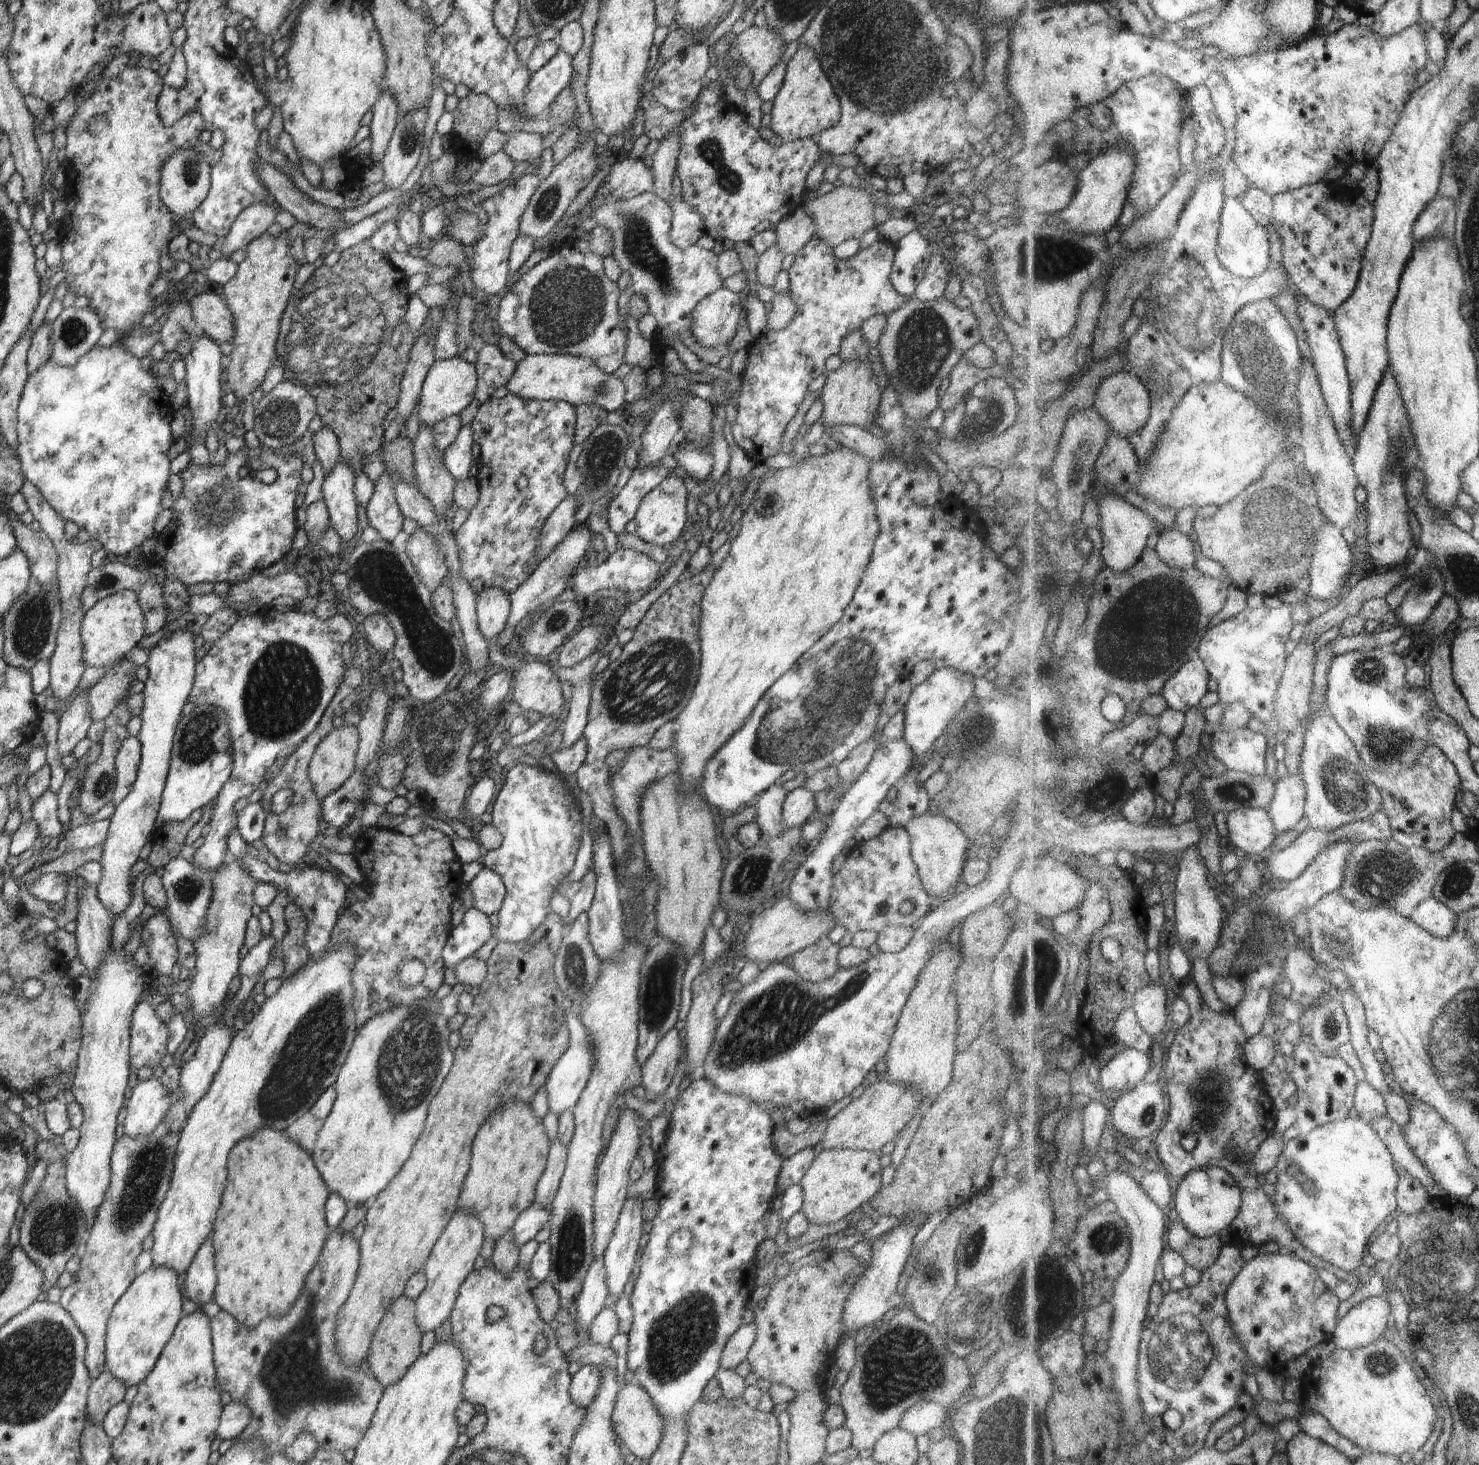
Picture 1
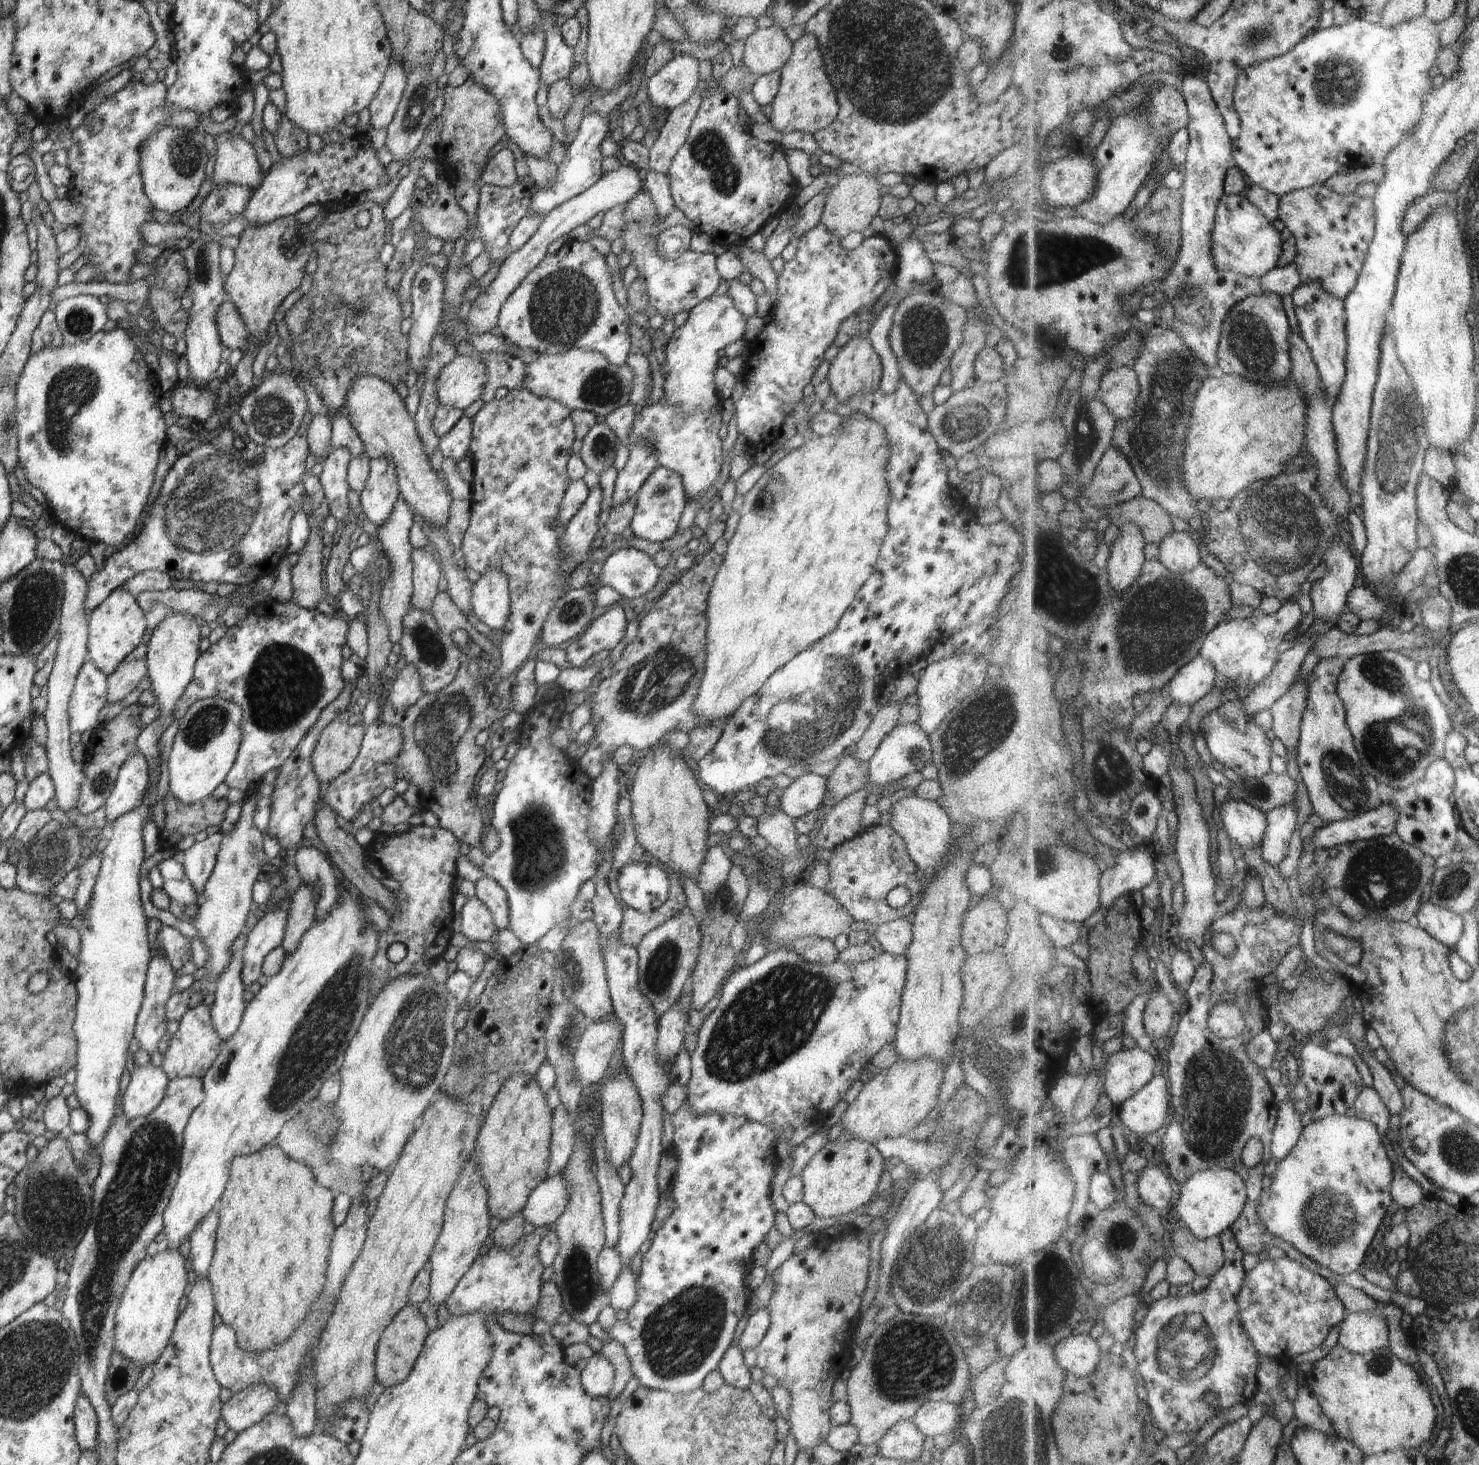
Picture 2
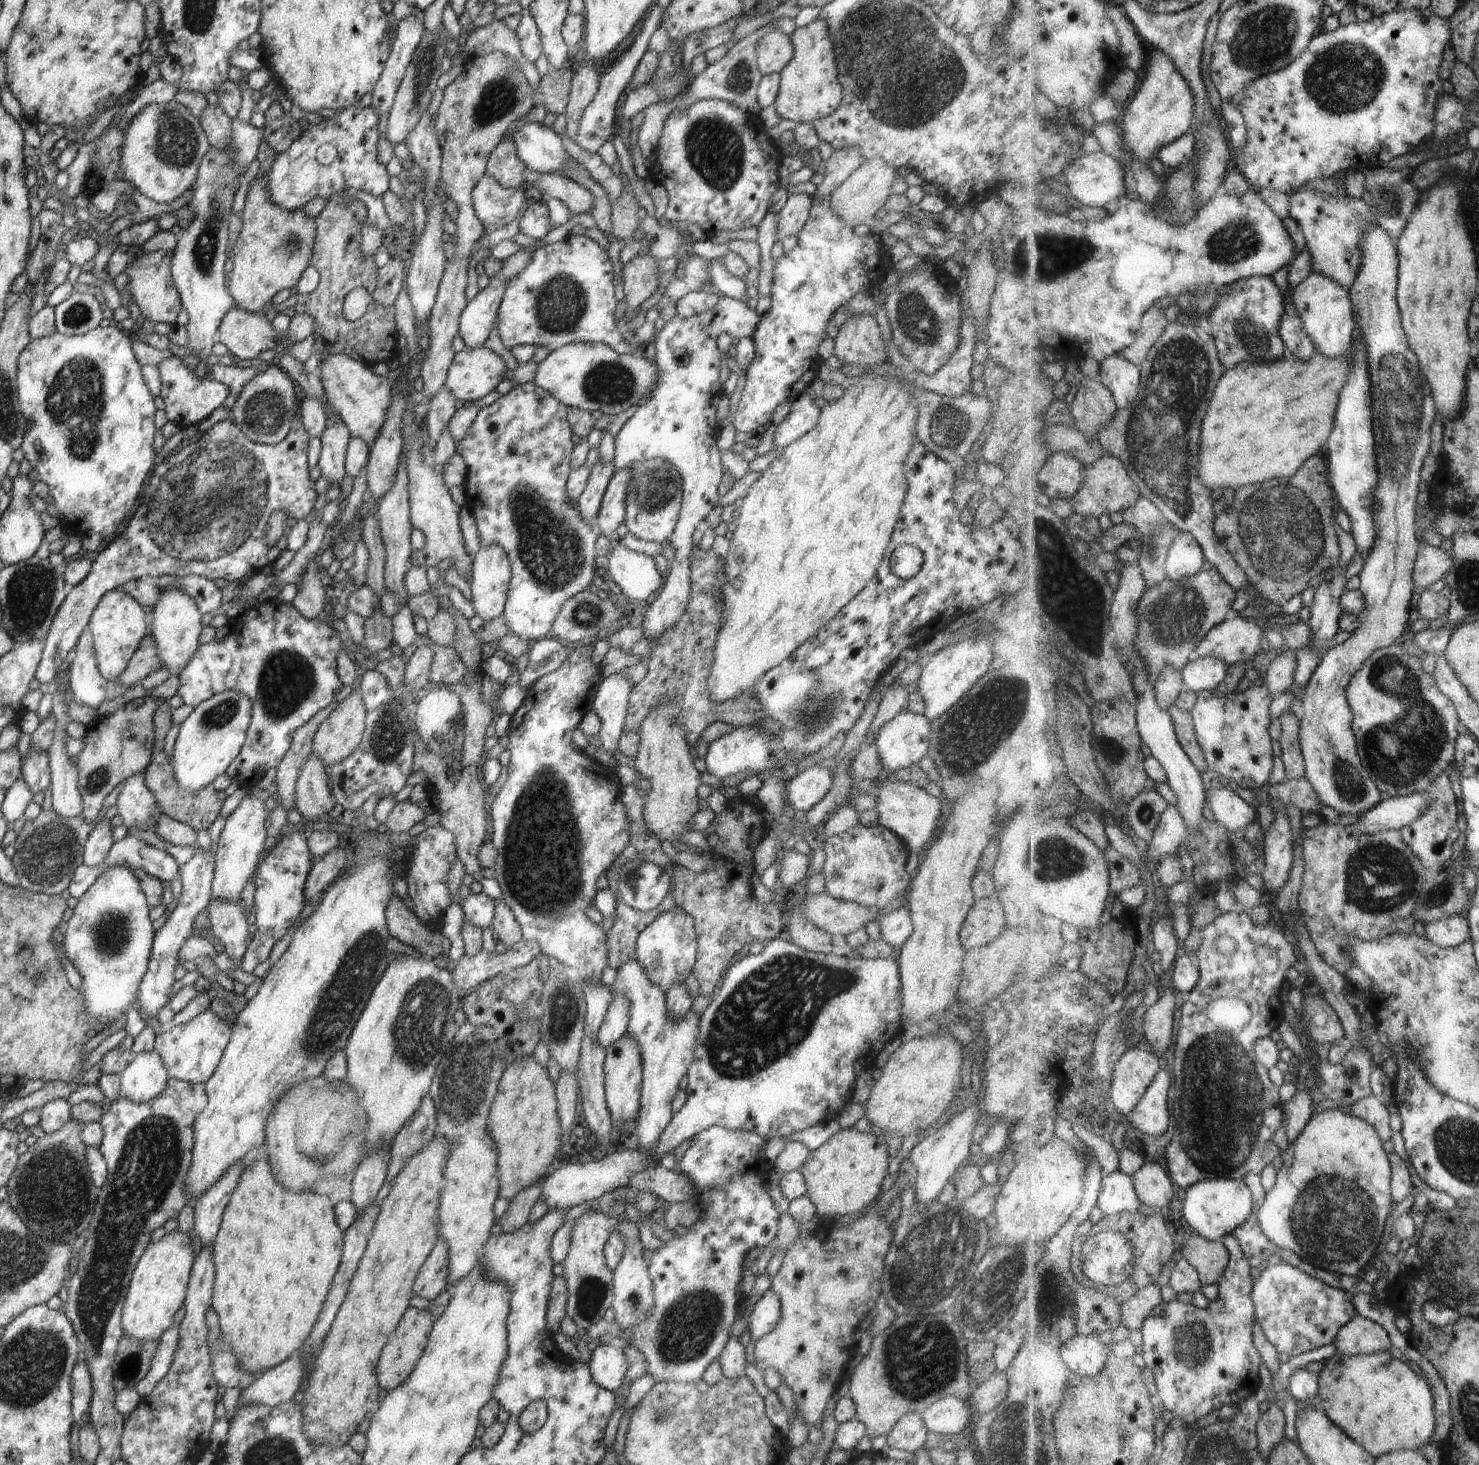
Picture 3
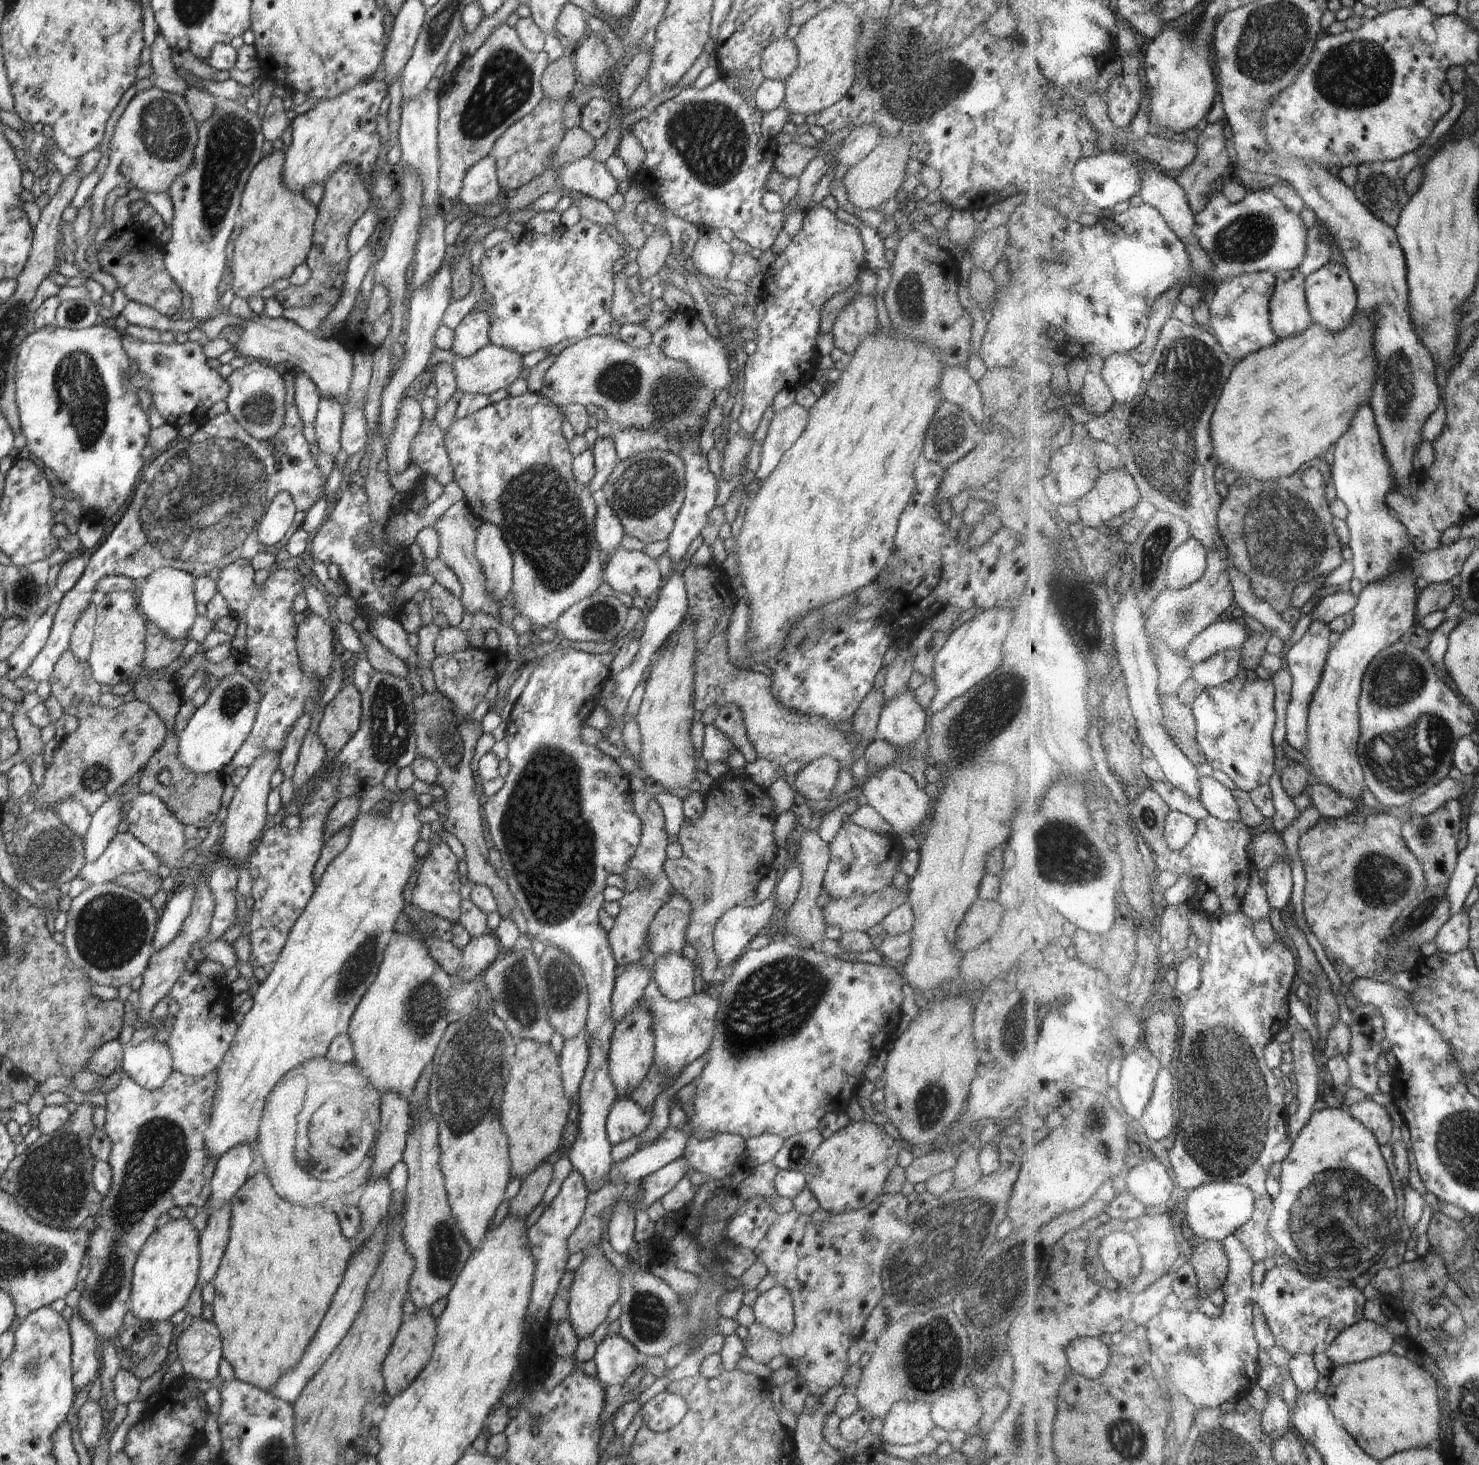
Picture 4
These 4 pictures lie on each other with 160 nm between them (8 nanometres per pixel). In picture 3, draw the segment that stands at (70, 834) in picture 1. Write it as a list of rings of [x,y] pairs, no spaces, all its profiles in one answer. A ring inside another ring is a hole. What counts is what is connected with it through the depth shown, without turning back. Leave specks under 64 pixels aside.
[[[143,773],[126,779],[116,805],[117,812],[128,830],[138,828],[154,832],[160,810],[154,794],[145,785]]]

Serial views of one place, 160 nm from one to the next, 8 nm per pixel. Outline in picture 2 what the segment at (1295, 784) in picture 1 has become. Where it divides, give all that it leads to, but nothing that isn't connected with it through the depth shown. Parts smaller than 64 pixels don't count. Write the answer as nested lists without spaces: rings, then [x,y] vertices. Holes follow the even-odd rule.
[[[1295,805],[1278,807],[1267,813],[1269,827],[1263,840],[1264,858],[1280,867],[1290,852],[1294,832],[1298,830],[1298,810]]]

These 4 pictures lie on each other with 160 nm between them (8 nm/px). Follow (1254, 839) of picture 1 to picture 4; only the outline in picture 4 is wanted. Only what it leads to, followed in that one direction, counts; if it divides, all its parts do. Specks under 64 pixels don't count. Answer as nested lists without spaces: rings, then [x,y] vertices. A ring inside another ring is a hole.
[[[1204,773],[1201,777],[1201,799],[1204,806],[1226,822],[1241,822],[1241,806],[1234,796],[1234,791],[1228,786],[1224,786],[1220,780],[1212,777],[1209,773]]]

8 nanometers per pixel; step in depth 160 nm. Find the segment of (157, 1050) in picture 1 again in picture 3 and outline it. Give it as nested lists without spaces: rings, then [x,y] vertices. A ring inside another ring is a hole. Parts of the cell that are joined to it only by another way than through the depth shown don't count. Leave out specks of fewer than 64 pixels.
[[[202,849],[182,867],[182,894],[157,925],[147,971],[140,983],[139,1005],[141,1007],[138,1006],[137,1008],[144,1011],[144,1014],[150,1018],[157,1018],[158,1010],[169,1002],[168,993],[171,992],[172,984],[176,981],[175,968],[178,965],[177,958],[180,947],[192,935],[194,920],[198,912],[207,908],[211,901],[211,882],[214,871],[214,852],[202,852]]]

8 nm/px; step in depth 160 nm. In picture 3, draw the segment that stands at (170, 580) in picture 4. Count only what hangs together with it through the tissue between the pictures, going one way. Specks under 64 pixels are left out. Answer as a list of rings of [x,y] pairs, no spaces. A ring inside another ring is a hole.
[[[178,587],[159,588],[159,597],[152,610],[152,633],[157,646],[157,653],[164,666],[172,675],[179,676],[187,666],[195,650],[200,646],[199,636],[202,632],[201,612],[196,603]]]

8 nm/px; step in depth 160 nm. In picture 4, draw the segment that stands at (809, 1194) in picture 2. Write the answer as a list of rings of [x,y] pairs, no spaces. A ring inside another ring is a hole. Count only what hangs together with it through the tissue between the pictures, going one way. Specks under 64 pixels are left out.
[[[870,1120],[851,1122],[830,1138],[823,1139],[814,1151],[803,1172],[807,1187],[819,1202],[819,1206],[836,1214],[855,1211],[868,1206],[883,1193],[884,1182],[890,1171],[896,1166],[901,1145],[894,1138],[895,1133]]]

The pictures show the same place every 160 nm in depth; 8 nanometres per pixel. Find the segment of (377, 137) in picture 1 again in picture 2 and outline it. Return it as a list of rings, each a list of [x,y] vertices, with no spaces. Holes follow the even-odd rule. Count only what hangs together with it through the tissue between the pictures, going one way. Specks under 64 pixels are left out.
[[[392,60],[386,69],[384,78],[368,105],[372,128],[385,129],[393,121],[406,86],[407,73],[400,61],[394,63]]]

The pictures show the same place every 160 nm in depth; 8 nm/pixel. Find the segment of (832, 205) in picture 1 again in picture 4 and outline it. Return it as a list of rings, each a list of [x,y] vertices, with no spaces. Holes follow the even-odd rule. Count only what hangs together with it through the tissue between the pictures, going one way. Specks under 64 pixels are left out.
[[[890,137],[889,139],[881,139],[881,141],[872,148],[872,152],[869,152],[858,164],[852,165],[843,177],[843,183],[849,198],[849,202],[860,210],[878,209],[884,202],[894,197],[896,191],[906,177],[906,164],[910,160],[909,155],[909,142],[904,137]]]

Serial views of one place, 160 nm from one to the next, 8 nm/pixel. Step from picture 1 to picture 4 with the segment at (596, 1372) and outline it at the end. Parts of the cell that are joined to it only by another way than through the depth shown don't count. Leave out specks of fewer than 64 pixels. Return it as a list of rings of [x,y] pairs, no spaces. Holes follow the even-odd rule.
[[[620,1333],[606,1336],[594,1355],[597,1378],[604,1386],[624,1386],[638,1365],[637,1350]]]

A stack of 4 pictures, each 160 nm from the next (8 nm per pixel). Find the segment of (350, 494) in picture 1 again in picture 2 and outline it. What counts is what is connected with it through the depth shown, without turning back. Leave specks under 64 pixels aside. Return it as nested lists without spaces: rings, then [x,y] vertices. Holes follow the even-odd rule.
[[[346,447],[333,449],[325,458],[323,470],[319,475],[329,514],[340,522],[346,522],[352,517],[348,507],[350,485],[347,481],[347,468],[351,457],[351,452]]]

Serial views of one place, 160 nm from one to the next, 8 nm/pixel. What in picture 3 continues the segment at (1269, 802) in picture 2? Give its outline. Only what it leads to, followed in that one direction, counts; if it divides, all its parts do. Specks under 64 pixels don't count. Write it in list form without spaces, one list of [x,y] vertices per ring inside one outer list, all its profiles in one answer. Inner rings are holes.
[[[1286,778],[1284,782],[1270,786],[1273,801],[1282,801],[1285,806],[1293,804],[1308,813],[1318,813],[1325,806],[1315,786],[1306,778],[1300,780]]]

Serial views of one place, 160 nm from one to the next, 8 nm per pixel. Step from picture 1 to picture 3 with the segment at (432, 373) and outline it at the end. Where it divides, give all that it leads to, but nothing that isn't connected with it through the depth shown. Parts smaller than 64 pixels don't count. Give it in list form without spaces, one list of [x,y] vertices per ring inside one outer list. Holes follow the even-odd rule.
[[[468,348],[454,355],[445,386],[462,402],[477,402],[496,391],[506,372],[506,363],[495,351]]]

